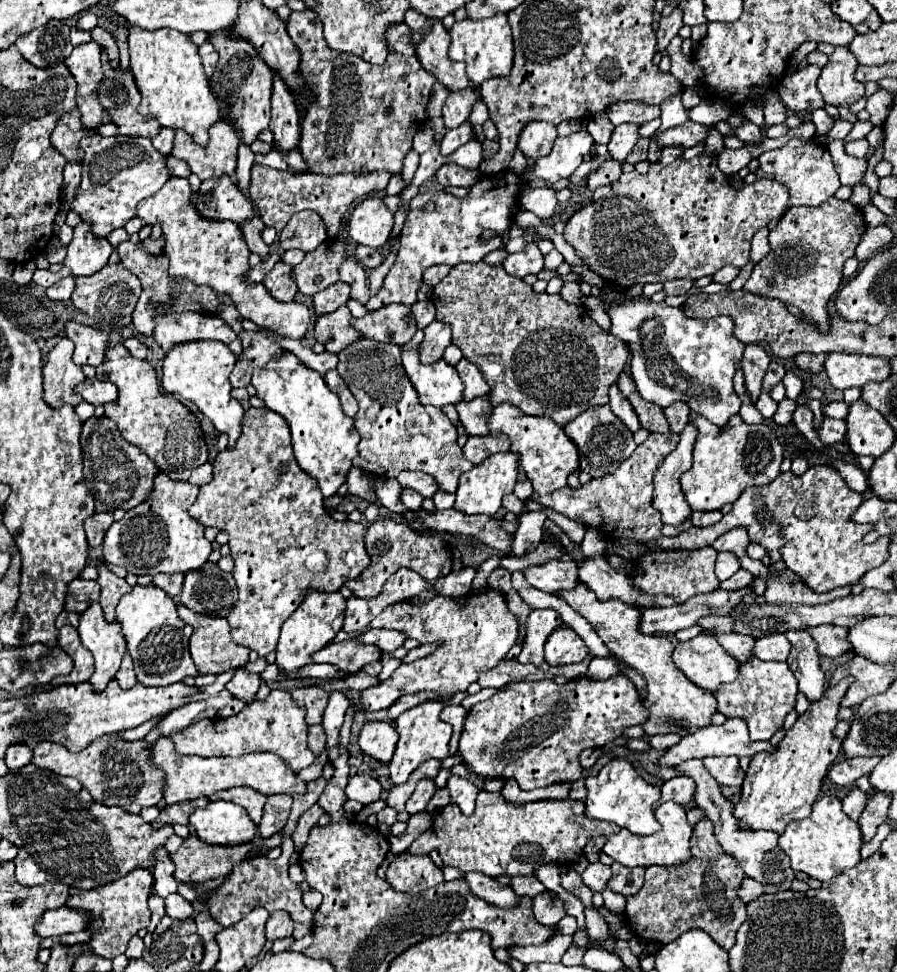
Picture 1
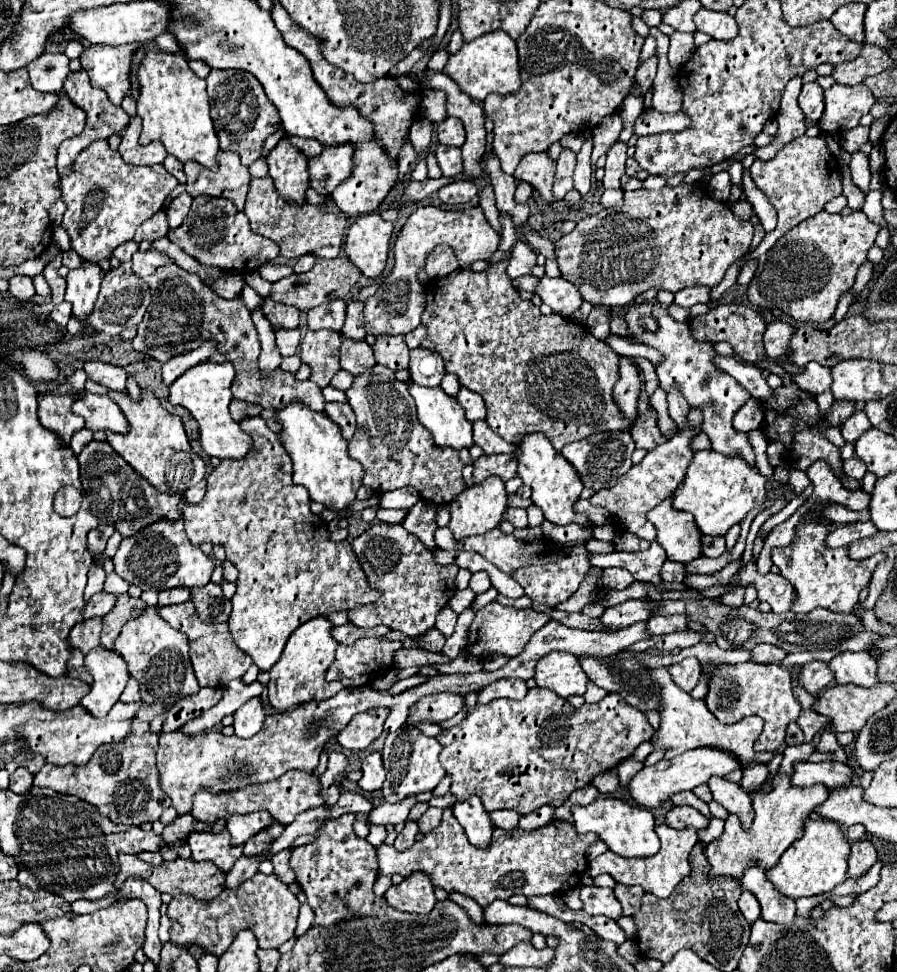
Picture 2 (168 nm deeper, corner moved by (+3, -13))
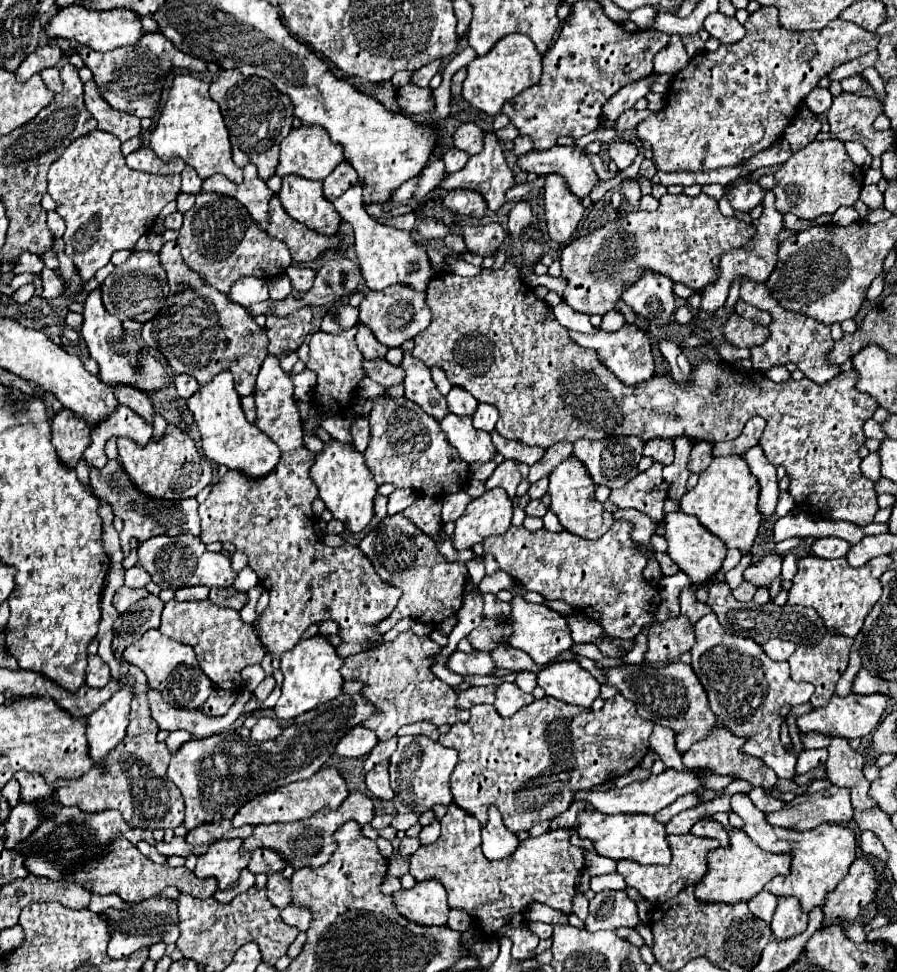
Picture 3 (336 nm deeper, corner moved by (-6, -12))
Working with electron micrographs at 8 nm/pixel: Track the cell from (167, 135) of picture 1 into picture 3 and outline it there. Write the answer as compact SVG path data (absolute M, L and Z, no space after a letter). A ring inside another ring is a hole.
M187 166L187 168L183 170L181 178L183 178L183 188L181 188L181 192L185 192L185 194L199 194L199 192L201 192L203 180L197 176L197 172L195 172L191 166Z

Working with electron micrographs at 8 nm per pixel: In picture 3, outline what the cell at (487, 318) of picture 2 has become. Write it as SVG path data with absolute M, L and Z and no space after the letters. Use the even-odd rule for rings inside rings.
M511 256L501 270L491 272L485 268L477 278L439 272L425 290L425 302L433 314L431 324L421 334L417 334L415 348L411 350L411 354L429 368L439 366L453 386L473 394L477 402L493 404L499 410L499 422L495 430L503 438L543 448L563 440L601 440L605 436L621 434L637 436L643 442L653 438L675 440L679 436L687 436L691 444L699 440L715 444L737 438L751 416L763 416L767 420L765 432L761 434L763 454L773 466L785 468L789 476L789 494L793 496L799 510L829 520L845 520L861 528L873 522L873 516L879 510L877 492L873 482L863 478L859 470L861 458L857 450L865 442L863 424L875 414L879 404L875 398L855 390L857 376L853 370L839 374L825 386L819 386L809 378L789 378L781 384L775 384L771 390L771 380L763 372L739 372L729 362L715 364L705 358L693 362L693 386L681 386L681 382L665 376L665 372L654 375L643 384L625 386L603 364L599 364L593 350L585 350L569 340L567 328L563 328L553 318L551 306L539 300L533 294L533 288L525 286L517 274L519 270L515 256Z

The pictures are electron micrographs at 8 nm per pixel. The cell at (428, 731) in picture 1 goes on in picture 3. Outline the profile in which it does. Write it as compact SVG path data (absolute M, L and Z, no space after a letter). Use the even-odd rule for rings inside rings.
M403 736L403 738L399 738L397 750L389 758L391 788L395 790L395 798L393 798L395 810L401 814L407 814L407 812L423 814L437 804L449 806L453 802L449 778L451 778L455 764L457 764L457 752L441 746L439 742L433 742L427 736Z

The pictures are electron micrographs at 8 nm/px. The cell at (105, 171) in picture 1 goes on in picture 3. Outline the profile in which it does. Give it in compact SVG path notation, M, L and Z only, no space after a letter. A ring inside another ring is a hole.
M91 130L89 134L71 142L69 148L61 154L59 160L53 162L49 168L49 194L57 202L57 214L65 220L67 230L63 234L65 240L65 254L75 262L77 278L71 278L63 288L63 298L73 300L77 294L83 292L85 282L89 282L99 268L109 264L109 258L117 250L131 250L137 240L151 230L155 218L163 210L163 206L177 198L181 190L181 176L157 176L131 170L125 164L125 156L121 154L121 140L109 132Z

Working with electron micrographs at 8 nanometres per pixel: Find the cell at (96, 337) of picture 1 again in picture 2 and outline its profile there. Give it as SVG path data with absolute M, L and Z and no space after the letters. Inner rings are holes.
M84 361L84 371L88 379L112 389L112 391L126 391L126 371L120 365L102 363L102 361Z

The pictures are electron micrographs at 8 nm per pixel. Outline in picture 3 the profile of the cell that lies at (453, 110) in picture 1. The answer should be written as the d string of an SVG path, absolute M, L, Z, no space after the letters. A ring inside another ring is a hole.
M465 122L457 128L455 136L455 148L465 150L467 154L479 154L483 150L483 130L475 122Z

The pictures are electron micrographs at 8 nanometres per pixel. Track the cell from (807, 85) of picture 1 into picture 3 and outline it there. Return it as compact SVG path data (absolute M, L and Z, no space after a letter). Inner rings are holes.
M815 88L807 98L805 98L805 106L813 112L813 114L825 114L831 108L833 96L829 90L825 88Z

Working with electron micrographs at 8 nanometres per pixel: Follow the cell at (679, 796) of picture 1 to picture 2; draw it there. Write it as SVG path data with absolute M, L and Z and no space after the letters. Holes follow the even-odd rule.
M672 807L668 813L666 813L666 823L674 829L684 829L684 827L696 827L696 829L702 829L708 825L708 819L696 811L694 807Z

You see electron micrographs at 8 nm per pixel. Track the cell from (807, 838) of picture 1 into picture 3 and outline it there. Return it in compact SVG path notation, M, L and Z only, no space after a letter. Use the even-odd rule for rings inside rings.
M733 794L731 796L731 810L739 814L745 822L747 836L765 852L777 854L791 854L791 874L785 878L773 878L765 890L777 898L795 896L801 904L801 910L809 914L813 908L825 902L825 896L835 890L835 886L845 878L849 866L855 860L855 834L839 824L819 824L815 830L797 832L781 827L771 826L765 822L765 812L757 810L747 794Z

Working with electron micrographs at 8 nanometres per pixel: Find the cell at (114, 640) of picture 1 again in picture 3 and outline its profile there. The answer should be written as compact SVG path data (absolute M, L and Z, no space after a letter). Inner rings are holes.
M131 678L121 680L121 690L87 718L87 744L93 764L105 764L109 752L125 738L129 724L129 704L133 698L129 680Z

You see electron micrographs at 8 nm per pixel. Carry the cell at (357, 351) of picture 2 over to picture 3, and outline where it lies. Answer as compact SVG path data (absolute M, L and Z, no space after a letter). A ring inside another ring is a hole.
M365 360L363 368L371 380L379 382L385 388L399 386L399 384L403 384L403 378L405 378L405 370L391 366L387 360Z

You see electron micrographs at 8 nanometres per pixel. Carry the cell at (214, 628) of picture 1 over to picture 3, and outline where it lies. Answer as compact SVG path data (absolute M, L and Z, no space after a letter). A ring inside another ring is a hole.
M169 600L163 608L163 620L159 630L161 634L177 642L189 644L197 654L201 670L209 676L209 680L217 688L223 688L223 690L237 690L243 684L241 670L249 664L261 662L265 656L265 650L257 640L253 626L245 624L239 618L237 610L217 606L211 600L203 600L203 602Z

